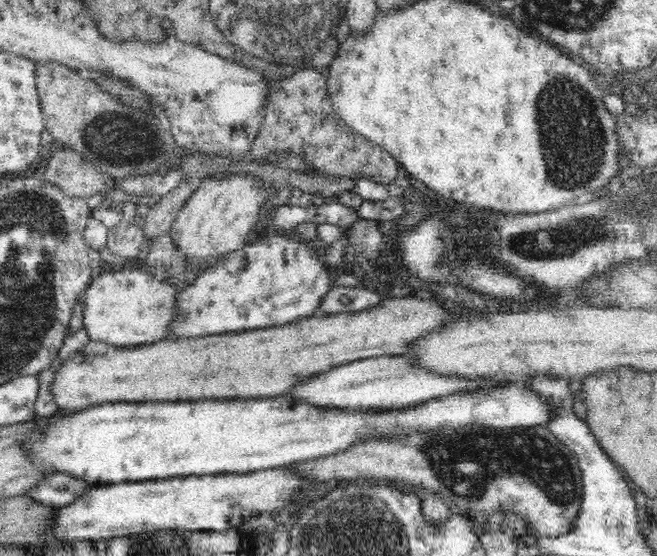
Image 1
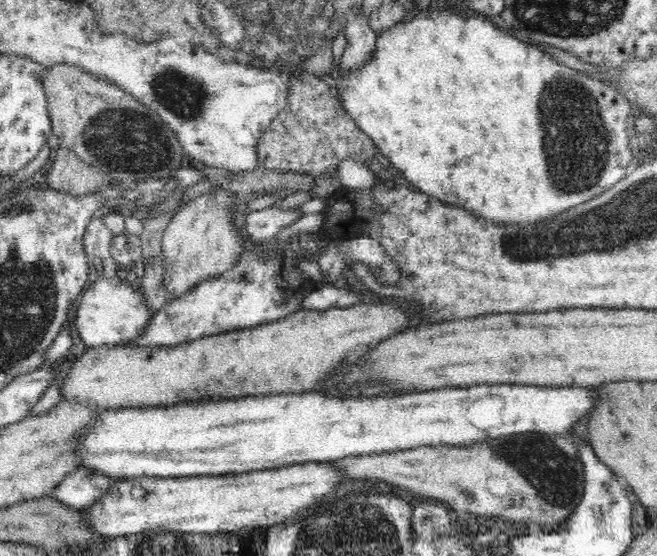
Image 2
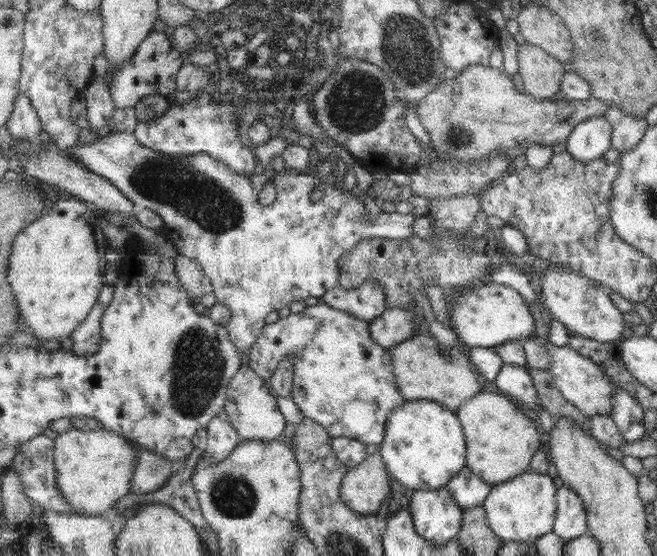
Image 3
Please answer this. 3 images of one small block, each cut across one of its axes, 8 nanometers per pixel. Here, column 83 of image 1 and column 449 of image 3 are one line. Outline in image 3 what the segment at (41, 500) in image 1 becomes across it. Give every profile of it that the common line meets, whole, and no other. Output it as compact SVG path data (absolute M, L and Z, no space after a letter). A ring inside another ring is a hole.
M465 467L447 485L446 490L457 500L461 509L483 507L485 500L493 486L476 476L468 467Z

